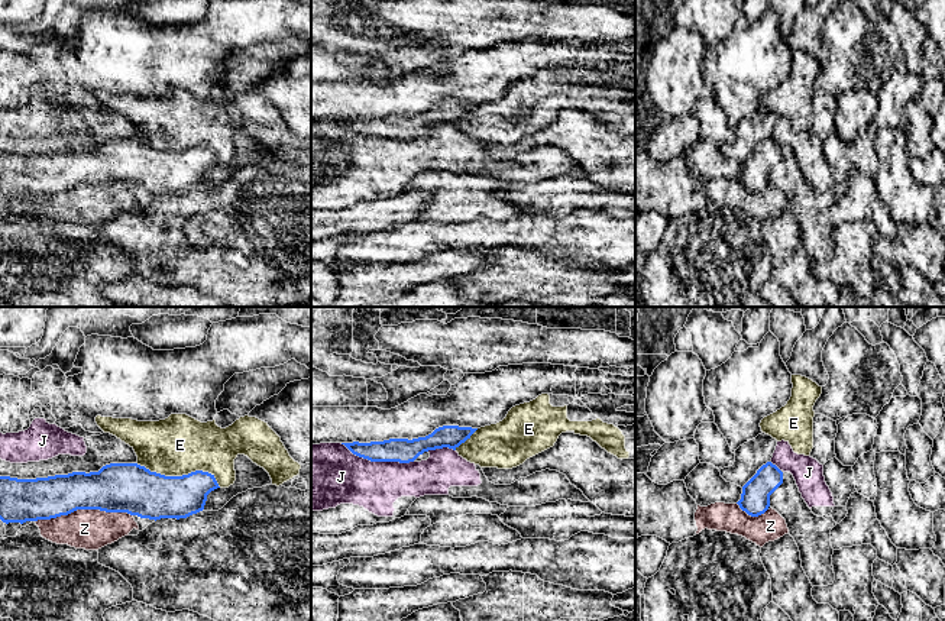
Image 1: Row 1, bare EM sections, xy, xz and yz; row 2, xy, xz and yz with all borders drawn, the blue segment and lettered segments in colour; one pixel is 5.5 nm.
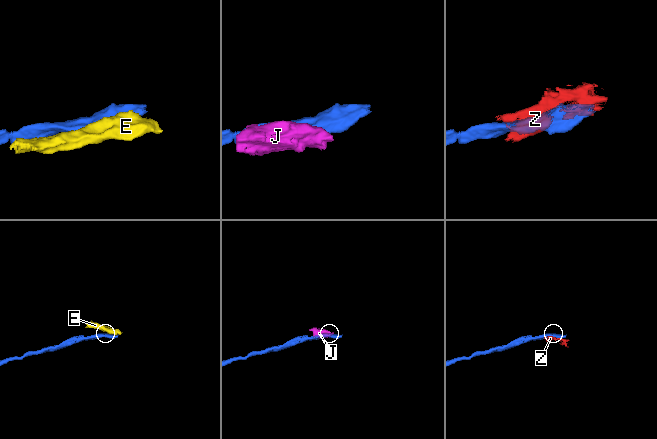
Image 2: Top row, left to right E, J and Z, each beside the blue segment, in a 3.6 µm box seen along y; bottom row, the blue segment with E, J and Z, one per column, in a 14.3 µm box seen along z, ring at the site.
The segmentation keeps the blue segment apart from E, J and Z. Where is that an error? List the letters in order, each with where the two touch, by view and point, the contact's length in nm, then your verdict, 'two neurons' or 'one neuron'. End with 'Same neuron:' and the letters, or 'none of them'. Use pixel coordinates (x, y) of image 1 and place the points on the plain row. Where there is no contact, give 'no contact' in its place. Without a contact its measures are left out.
E: xy (180, 152) | 480 nm | two neurons
J: xz (376, 136) | 420 nm | two neurons
Z: xy (83, 184) | 550 nm | two neurons
Same neuron: none of them

